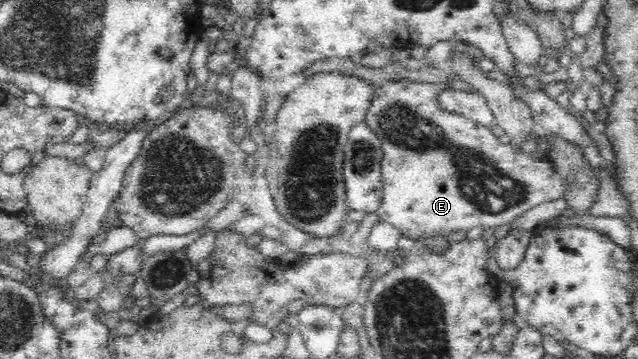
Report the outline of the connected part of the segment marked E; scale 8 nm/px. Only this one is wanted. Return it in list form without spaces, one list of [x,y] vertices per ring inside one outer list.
[[[393,81],[382,84],[375,88],[373,97],[368,107],[365,122],[372,129],[372,132],[381,140],[381,149],[383,150],[383,160],[381,163],[381,180],[383,185],[383,200],[380,207],[377,208],[377,214],[380,221],[388,222],[395,228],[398,228],[402,237],[410,239],[434,238],[434,236],[448,236],[456,231],[470,231],[472,228],[481,227],[482,229],[497,228],[508,225],[524,212],[534,208],[542,203],[554,201],[564,196],[564,181],[558,176],[554,164],[551,162],[543,162],[536,155],[526,154],[522,150],[511,143],[503,144],[498,139],[498,132],[491,127],[485,127],[477,122],[462,116],[460,113],[453,113],[444,109],[440,103],[442,92],[449,89],[447,83],[437,82],[416,82],[412,81]]]

